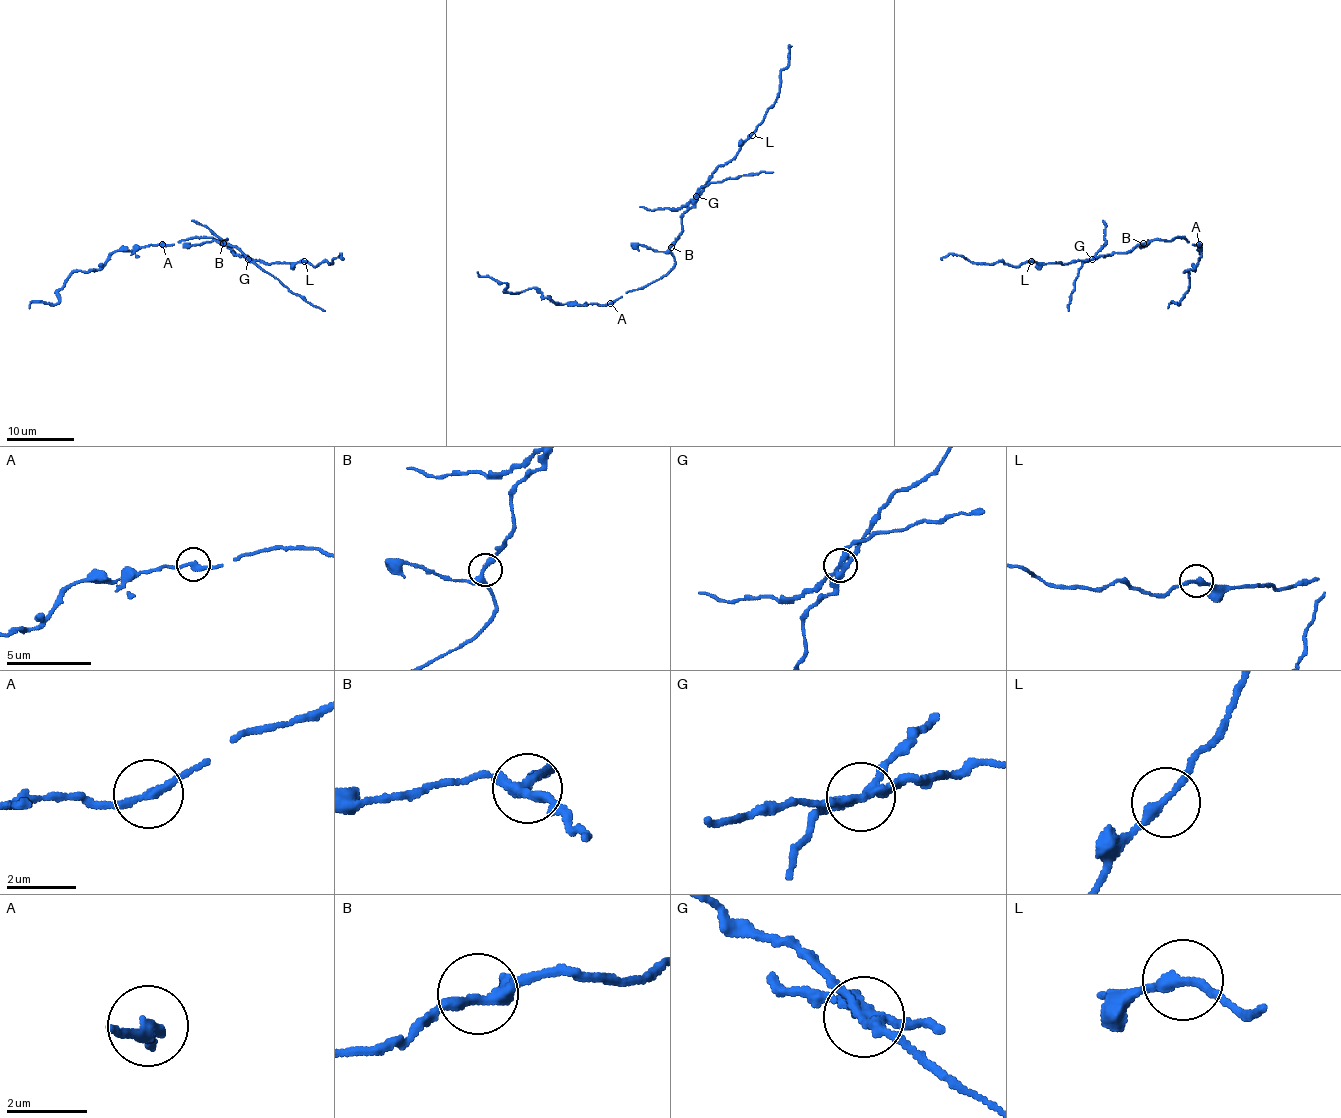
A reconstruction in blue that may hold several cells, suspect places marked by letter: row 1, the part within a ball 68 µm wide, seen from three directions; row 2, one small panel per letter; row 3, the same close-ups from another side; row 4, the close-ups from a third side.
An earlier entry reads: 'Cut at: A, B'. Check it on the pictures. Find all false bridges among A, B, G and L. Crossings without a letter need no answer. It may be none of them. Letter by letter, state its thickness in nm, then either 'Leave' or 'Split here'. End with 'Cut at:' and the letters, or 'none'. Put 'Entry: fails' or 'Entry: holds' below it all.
A: Thickness 240 nm. Split here
B: Thickness 260 nm. Leave
G: Thickness 280 nm. Split here
L: Thickness 260 nm. Leave
Cut at: A, G
Entry: fails

